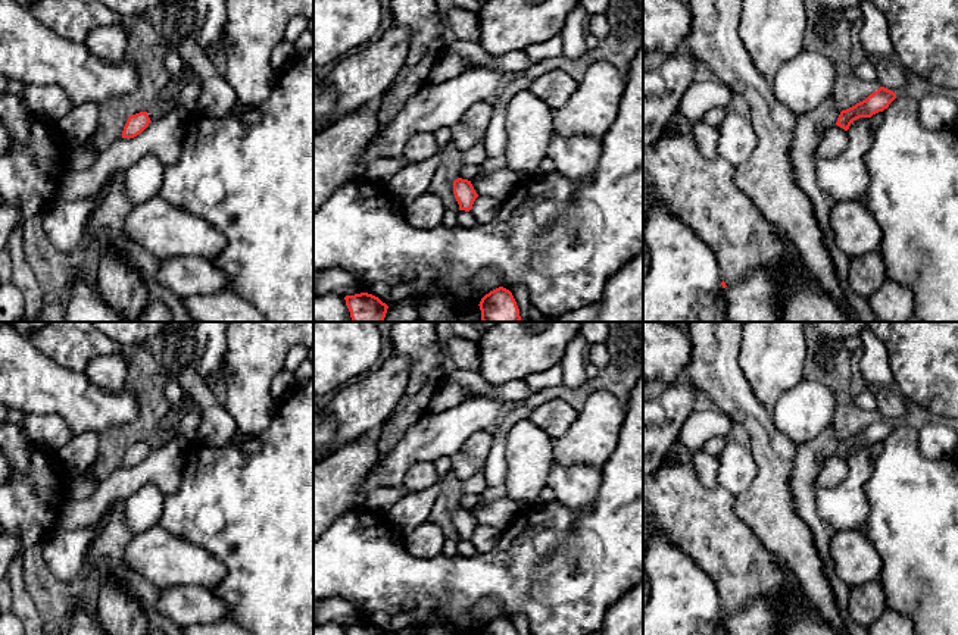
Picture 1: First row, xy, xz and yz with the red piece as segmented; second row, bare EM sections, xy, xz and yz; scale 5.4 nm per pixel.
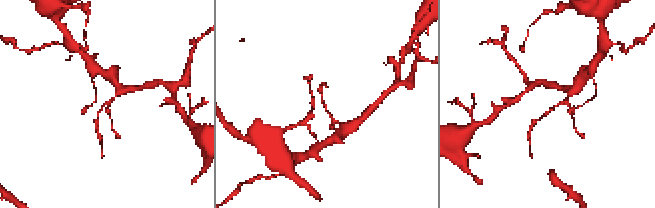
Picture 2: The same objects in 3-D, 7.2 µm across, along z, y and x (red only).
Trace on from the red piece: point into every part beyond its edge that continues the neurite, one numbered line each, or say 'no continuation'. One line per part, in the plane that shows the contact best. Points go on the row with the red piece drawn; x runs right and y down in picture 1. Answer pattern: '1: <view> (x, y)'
no continuation

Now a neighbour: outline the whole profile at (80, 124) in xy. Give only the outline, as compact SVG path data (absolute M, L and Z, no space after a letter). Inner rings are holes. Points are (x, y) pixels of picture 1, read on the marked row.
M87 101L74 106L57 123L56 128L68 148L84 146L99 129L99 104Z

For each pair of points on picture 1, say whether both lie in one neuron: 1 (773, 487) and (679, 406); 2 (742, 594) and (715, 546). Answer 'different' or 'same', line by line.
1: different
2: same

